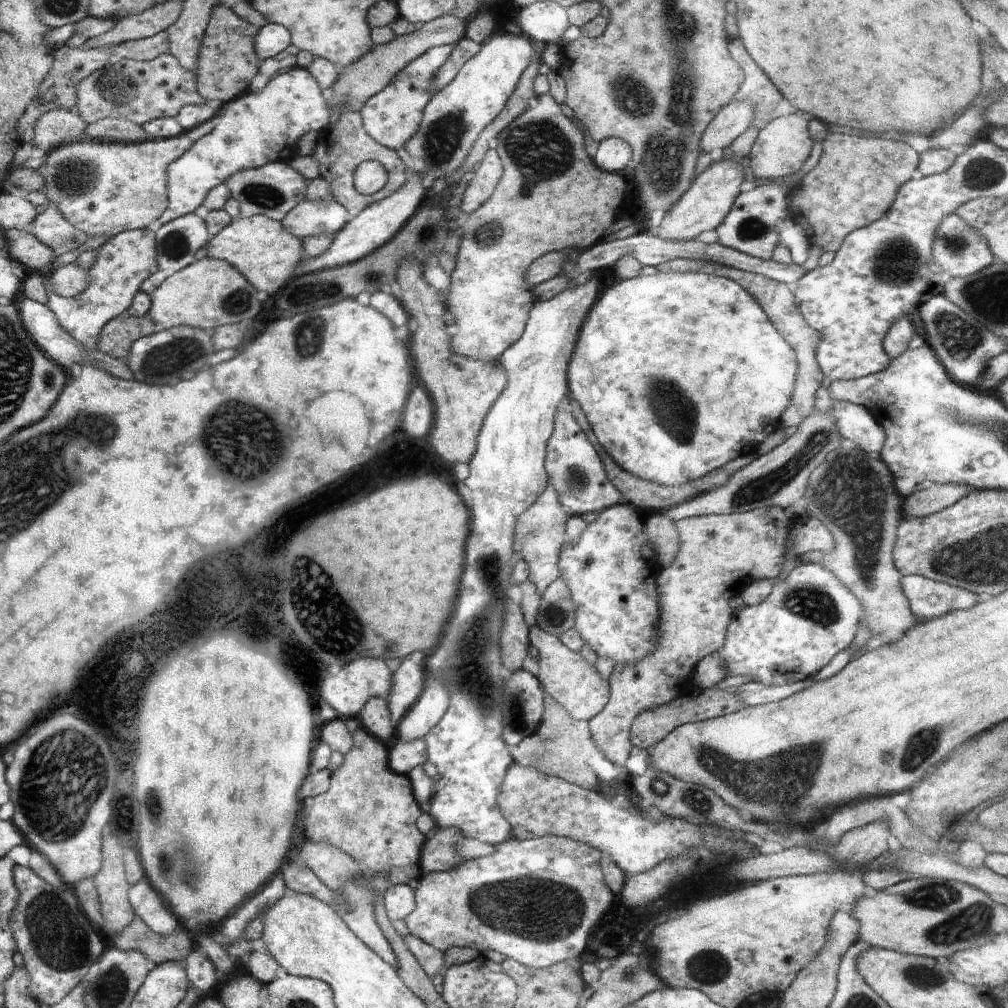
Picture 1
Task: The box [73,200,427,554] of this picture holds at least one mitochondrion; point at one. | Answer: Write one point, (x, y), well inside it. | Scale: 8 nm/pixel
(237, 432)

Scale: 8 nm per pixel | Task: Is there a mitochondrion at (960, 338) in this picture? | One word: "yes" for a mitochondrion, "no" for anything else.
yes

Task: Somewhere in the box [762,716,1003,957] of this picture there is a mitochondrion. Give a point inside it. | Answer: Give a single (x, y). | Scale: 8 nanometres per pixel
(961, 921)

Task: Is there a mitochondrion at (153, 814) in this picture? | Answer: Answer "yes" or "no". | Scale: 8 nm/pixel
yes

